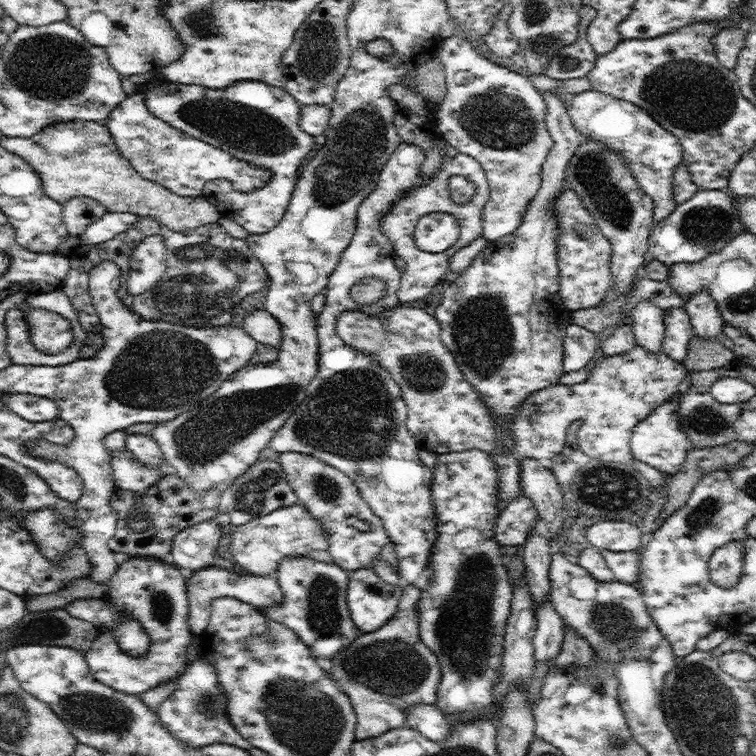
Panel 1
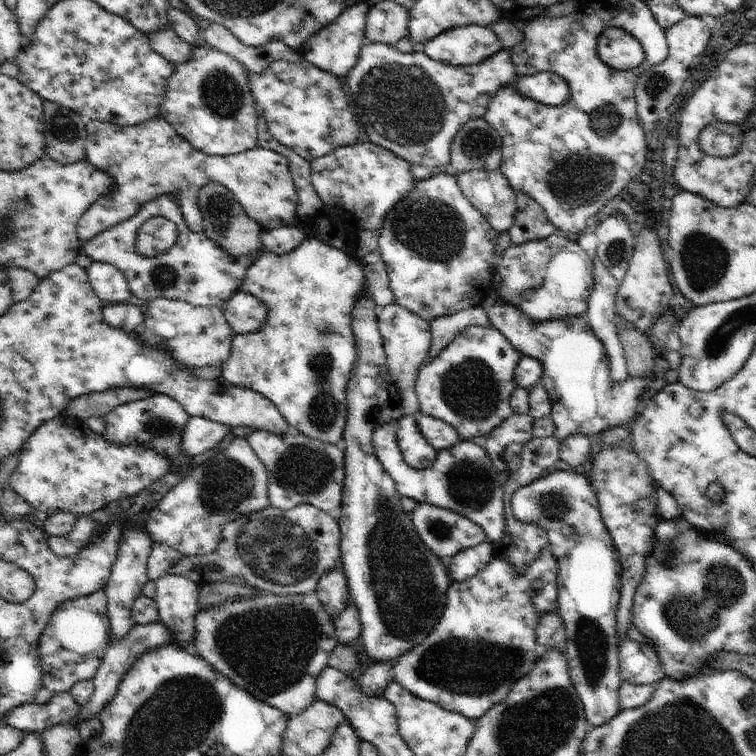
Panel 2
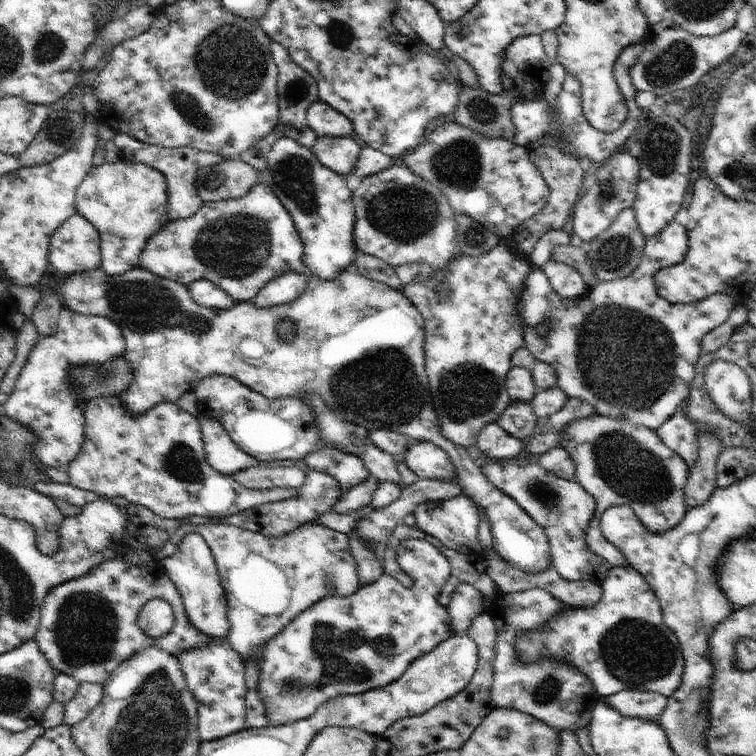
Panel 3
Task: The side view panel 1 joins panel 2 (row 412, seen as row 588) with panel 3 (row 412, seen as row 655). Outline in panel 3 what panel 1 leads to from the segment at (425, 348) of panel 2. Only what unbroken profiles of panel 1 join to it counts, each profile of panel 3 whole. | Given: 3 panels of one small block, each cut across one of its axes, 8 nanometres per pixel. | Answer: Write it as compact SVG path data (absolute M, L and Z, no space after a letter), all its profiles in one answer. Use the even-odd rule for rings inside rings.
M98 266L96 270L84 270L84 272L74 272L74 274L68 275L64 285L60 289L60 295L62 297L62 302L64 303L64 308L66 310L72 310L72 312L78 312L84 316L88 315L102 315L104 318L109 318L113 320L122 331L124 338L126 340L126 354L124 354L124 359L130 366L132 366L132 384L130 388L126 388L122 394L119 394L122 404L128 408L130 414L134 416L140 416L144 412L148 412L150 408L154 408L157 404L163 402L173 402L176 403L178 398L184 394L184 392L192 392L200 380L206 378L206 376L214 376L214 374L226 374L238 380L240 384L245 387L254 390L254 392L262 394L269 399L279 399L284 397L298 397L303 401L309 401L310 394L318 394L322 396L322 400L326 402L325 406L328 406L330 410L334 410L334 414L342 416L346 422L351 422L352 424L357 424L362 428L365 428L368 432L378 429L388 429L394 432L399 432L404 436L409 436L413 442L415 441L428 441L432 442L436 446L446 450L446 454L450 456L454 468L456 468L456 476L462 487L462 495L468 496L476 506L479 506L482 511L482 518L487 520L490 524L490 531L493 536L493 546L492 548L498 553L504 560L507 560L512 566L520 568L527 572L540 572L546 568L552 567L552 555L551 546L549 540L541 526L538 526L534 522L533 518L528 516L525 510L520 508L514 498L510 498L503 490L492 486L486 476L480 472L480 467L478 464L474 463L474 458L470 458L470 454L466 452L466 447L454 444L451 440L448 440L440 434L440 422L438 422L438 414L434 410L434 402L432 402L432 394L430 390L430 383L428 374L426 374L425 369L425 328L424 319L420 314L420 311L402 294L402 291L394 289L385 283L374 281L364 277L362 274L358 273L354 268L346 268L344 272L340 272L334 280L322 280L318 278L316 274L307 274L308 282L306 282L306 288L304 292L290 304L278 304L278 306L272 306L272 308L256 308L256 302L254 300L248 300L246 302L237 302L234 307L228 308L228 310L216 310L215 308L206 308L201 304L196 304L192 297L190 296L190 291L188 287L180 282L173 281L172 279L157 277L154 272L144 270L144 268L138 266L136 268L131 268L128 272L120 276L108 276L101 266ZM280 320L292 320L294 326L296 326L296 338L292 342L282 342L276 334L276 326Z

